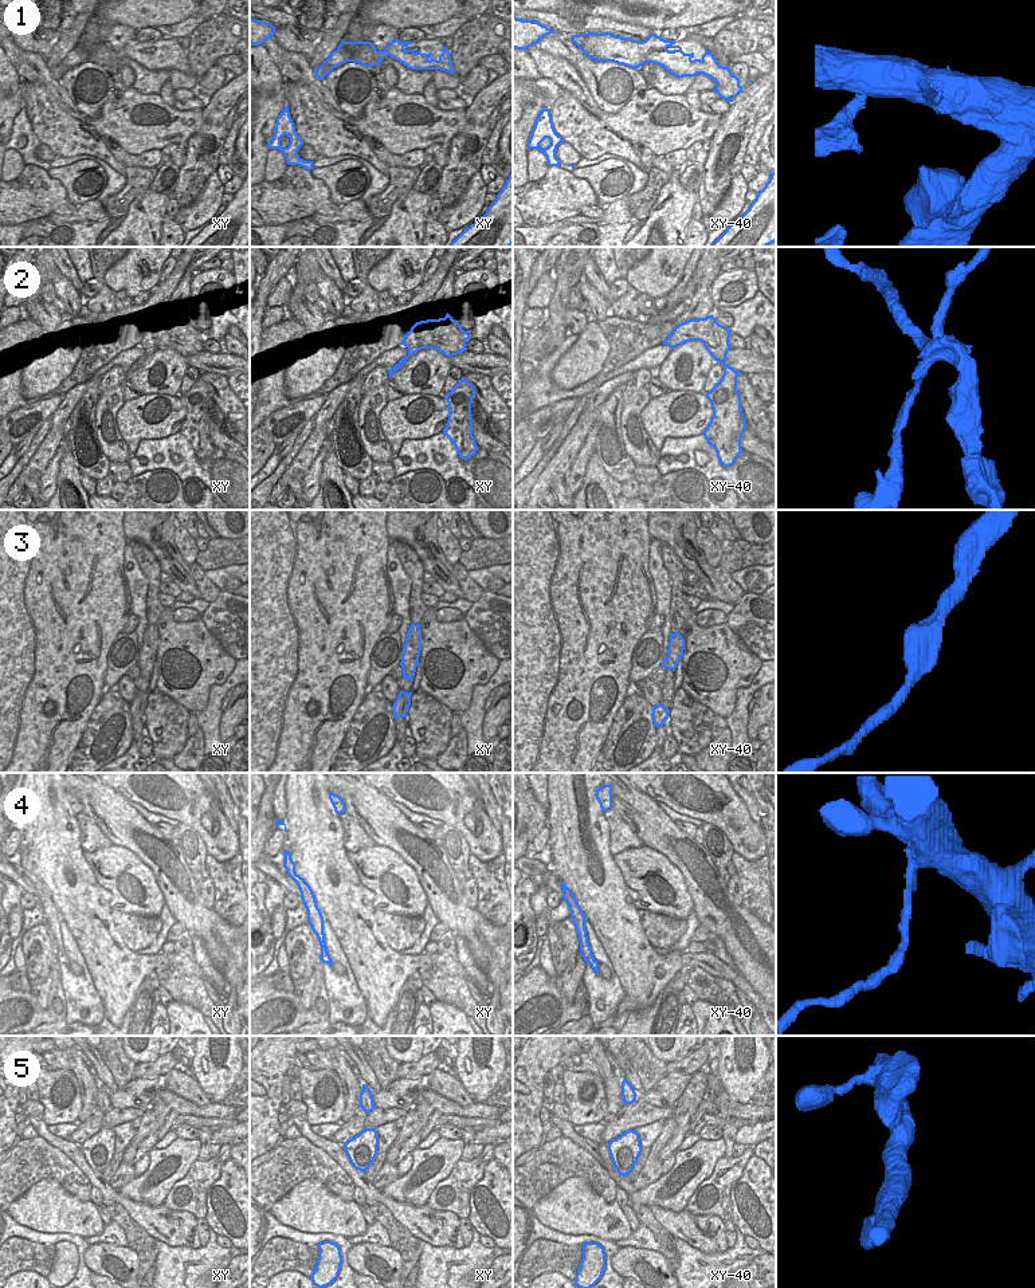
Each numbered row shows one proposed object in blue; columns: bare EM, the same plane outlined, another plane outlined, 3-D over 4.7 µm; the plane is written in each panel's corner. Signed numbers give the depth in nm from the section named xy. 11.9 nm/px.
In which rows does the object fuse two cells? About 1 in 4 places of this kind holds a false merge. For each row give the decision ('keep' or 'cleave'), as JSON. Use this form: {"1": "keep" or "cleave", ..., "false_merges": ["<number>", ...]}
{"1": "cleave", "2": "cleave", "3": "keep", "4": "cleave", "5": "keep", "false_merges": ["1", "2", "4"]}

